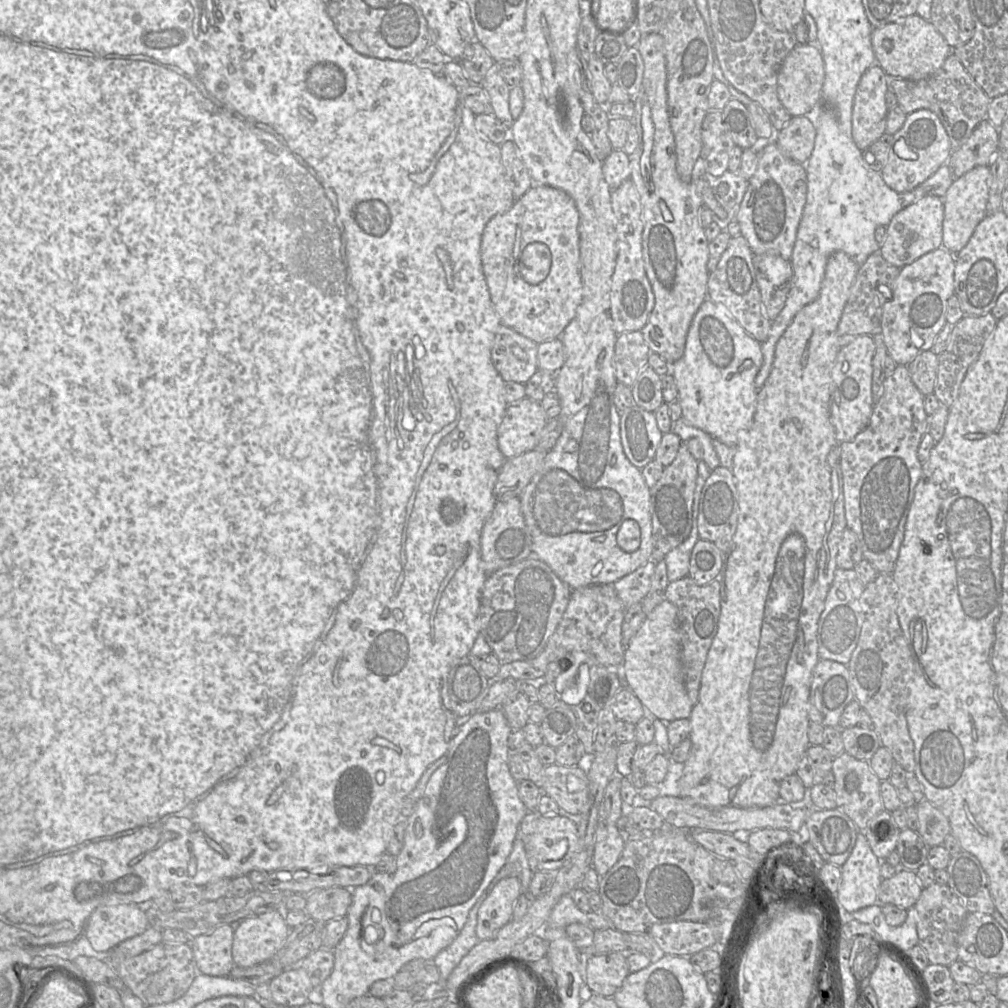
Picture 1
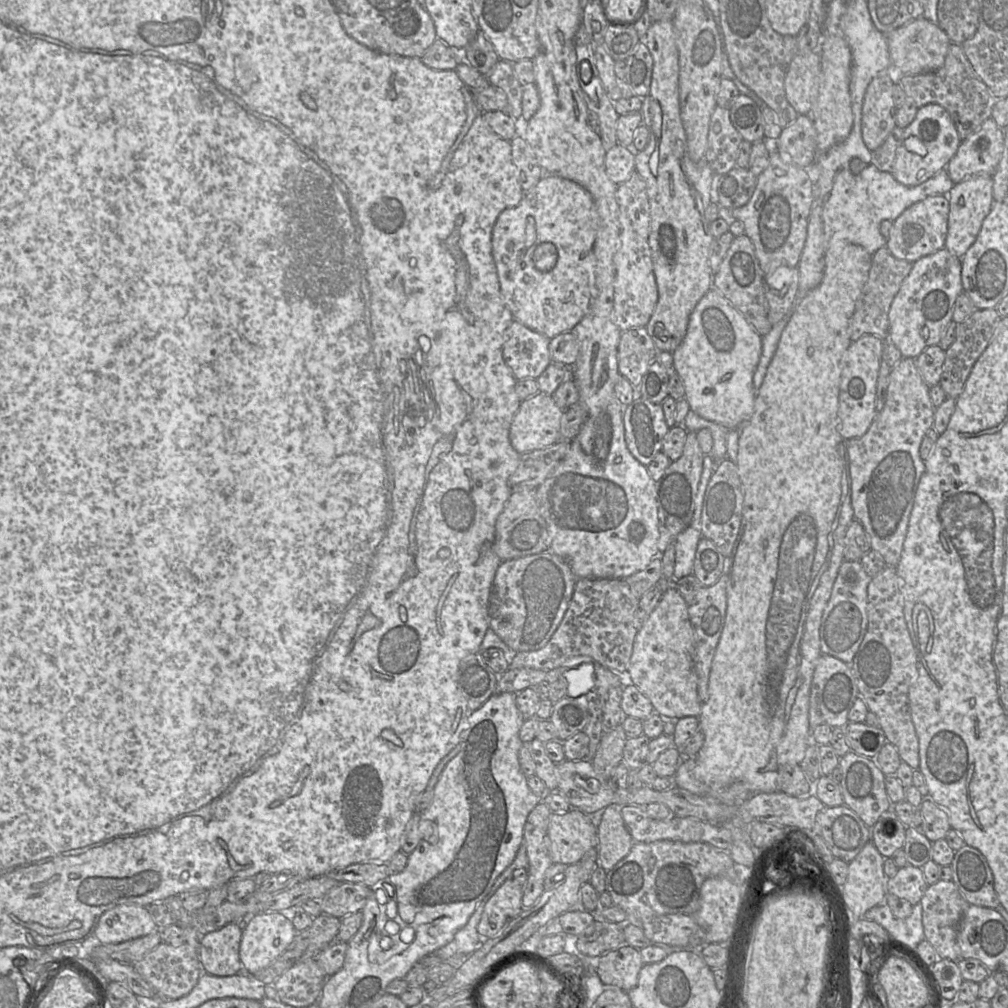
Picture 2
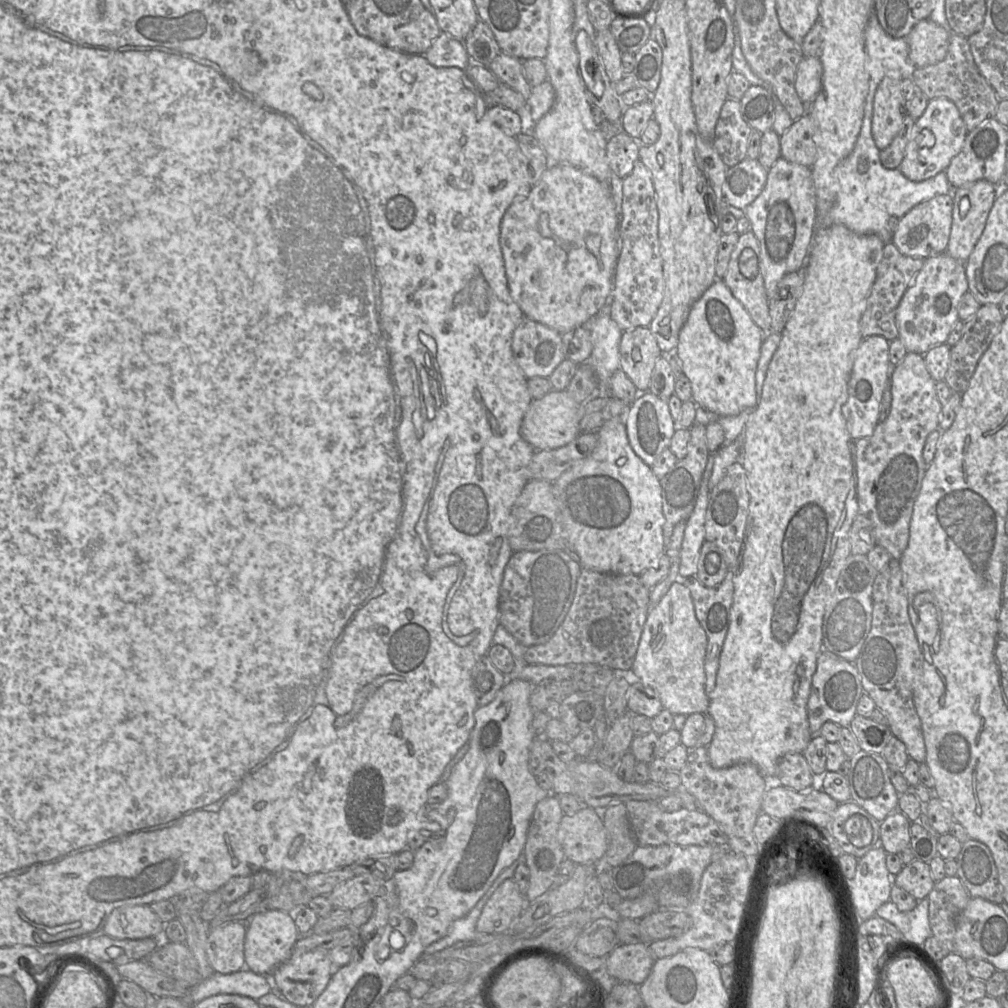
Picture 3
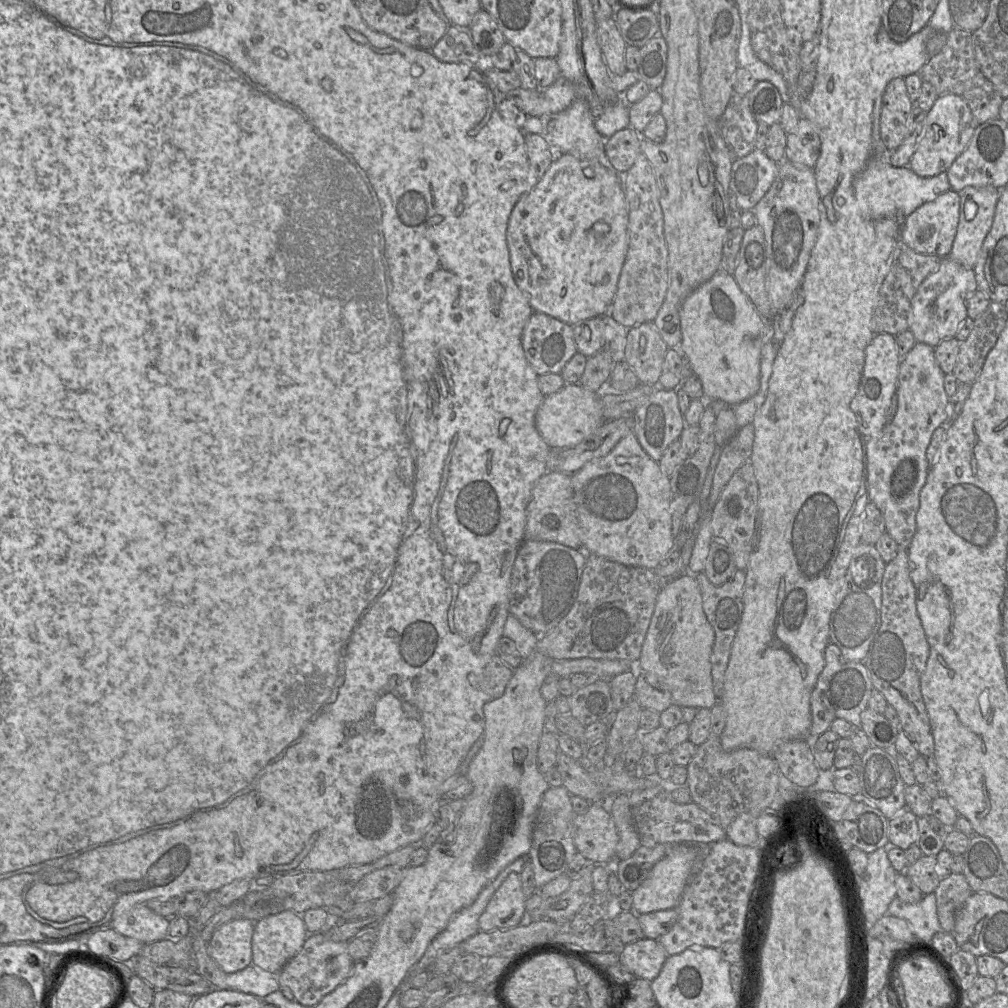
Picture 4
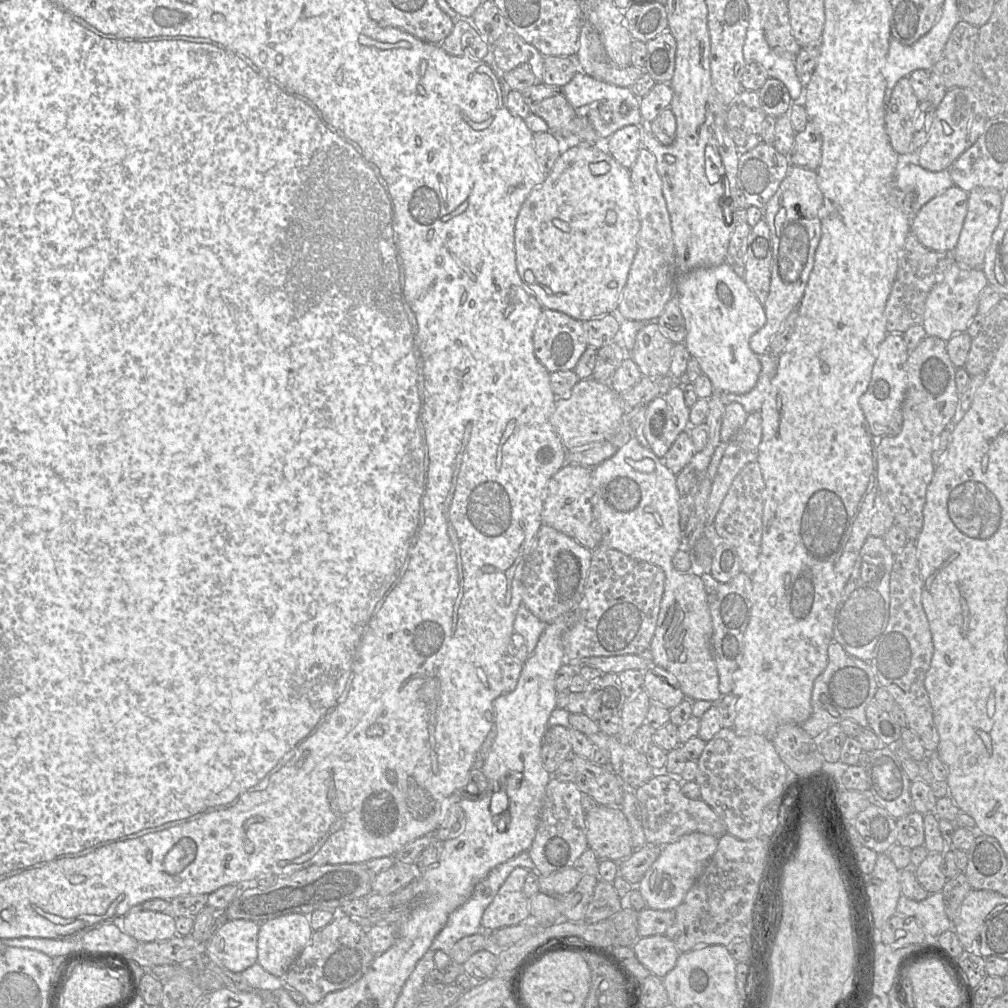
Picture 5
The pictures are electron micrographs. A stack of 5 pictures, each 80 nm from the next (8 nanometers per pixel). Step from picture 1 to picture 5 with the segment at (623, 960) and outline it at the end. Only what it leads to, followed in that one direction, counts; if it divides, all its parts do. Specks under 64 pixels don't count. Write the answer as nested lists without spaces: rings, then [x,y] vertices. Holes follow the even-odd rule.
[[[665,935],[639,937],[632,949],[637,960],[659,978],[675,967],[680,955],[674,943]]]

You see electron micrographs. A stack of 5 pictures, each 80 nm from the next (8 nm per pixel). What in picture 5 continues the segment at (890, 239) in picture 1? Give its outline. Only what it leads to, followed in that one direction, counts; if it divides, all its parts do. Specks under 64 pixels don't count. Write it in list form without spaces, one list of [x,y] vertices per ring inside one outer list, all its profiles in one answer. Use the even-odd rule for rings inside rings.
[[[953,185],[924,204],[911,220],[911,233],[926,248],[935,251],[953,250],[968,212],[968,192]]]

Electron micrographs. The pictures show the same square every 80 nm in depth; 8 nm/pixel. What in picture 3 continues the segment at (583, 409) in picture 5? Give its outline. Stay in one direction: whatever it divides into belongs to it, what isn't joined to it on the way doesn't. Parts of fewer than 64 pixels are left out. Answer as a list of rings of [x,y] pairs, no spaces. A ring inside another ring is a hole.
[[[551,391],[542,398],[532,399],[522,419],[521,437],[535,450],[553,450],[572,442],[579,434],[578,404],[567,391]]]

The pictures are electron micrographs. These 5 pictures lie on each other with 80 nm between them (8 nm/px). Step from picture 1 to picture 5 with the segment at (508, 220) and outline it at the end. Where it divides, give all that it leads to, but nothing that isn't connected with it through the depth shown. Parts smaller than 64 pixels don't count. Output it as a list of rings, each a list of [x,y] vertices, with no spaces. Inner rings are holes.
[[[601,141],[590,146],[573,146],[563,149],[545,180],[533,189],[524,200],[515,223],[514,245],[516,268],[524,286],[536,297],[543,309],[562,312],[578,321],[586,321],[614,313],[619,305],[630,266],[637,250],[640,229],[638,210],[630,179],[629,169],[620,165],[603,147]]]

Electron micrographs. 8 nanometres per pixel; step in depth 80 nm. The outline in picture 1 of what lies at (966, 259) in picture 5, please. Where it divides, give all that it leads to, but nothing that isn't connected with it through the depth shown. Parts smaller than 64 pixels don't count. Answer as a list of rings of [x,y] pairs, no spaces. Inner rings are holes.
[[[977,166],[956,178],[942,199],[944,203],[943,245],[952,254],[958,254],[969,242],[976,227],[987,216],[990,189],[990,166]]]

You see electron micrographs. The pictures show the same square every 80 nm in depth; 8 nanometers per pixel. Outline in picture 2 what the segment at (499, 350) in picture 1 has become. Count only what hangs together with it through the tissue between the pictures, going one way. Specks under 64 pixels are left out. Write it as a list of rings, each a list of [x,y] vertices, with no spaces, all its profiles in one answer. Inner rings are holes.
[[[516,321],[507,328],[502,356],[518,381],[537,379],[552,363],[550,340]]]

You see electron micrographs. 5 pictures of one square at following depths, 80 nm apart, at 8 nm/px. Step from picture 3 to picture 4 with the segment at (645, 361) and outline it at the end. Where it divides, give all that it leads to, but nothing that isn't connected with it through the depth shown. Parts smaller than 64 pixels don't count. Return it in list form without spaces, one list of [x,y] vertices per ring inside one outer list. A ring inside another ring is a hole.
[[[643,323],[628,330],[623,360],[631,367],[640,384],[657,386],[668,349],[654,323]]]

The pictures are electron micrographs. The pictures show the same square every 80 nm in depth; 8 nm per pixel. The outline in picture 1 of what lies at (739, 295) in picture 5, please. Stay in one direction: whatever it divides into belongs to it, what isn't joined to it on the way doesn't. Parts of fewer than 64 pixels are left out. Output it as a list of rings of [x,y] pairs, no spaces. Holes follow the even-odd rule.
[[[706,299],[690,325],[683,356],[671,366],[682,408],[682,418],[691,426],[701,429],[714,440],[730,447],[738,445],[741,435],[752,425],[757,408],[755,378],[763,364],[761,343],[749,335],[722,305]]]

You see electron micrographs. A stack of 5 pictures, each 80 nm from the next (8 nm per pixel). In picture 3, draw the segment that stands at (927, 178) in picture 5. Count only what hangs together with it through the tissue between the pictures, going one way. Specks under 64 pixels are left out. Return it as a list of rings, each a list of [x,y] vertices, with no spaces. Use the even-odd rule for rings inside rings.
[[[875,93],[867,94],[863,123],[853,151],[834,170],[839,190],[822,221],[819,218],[816,201],[816,229],[841,224],[857,234],[878,235],[886,245],[892,240],[892,223],[895,231],[899,218],[913,207],[937,195],[948,194],[953,188],[946,171],[941,171],[927,180],[914,182],[907,179],[898,168],[883,167],[879,156],[880,150],[875,145],[871,130],[874,95]]]

